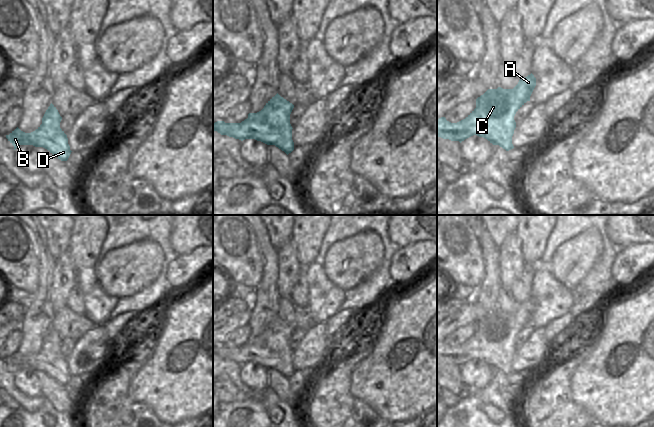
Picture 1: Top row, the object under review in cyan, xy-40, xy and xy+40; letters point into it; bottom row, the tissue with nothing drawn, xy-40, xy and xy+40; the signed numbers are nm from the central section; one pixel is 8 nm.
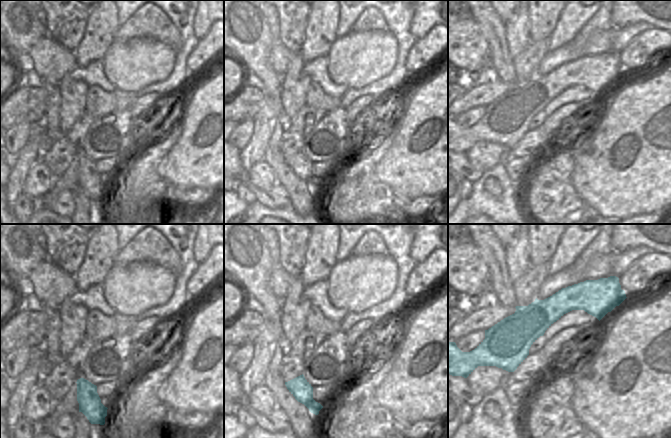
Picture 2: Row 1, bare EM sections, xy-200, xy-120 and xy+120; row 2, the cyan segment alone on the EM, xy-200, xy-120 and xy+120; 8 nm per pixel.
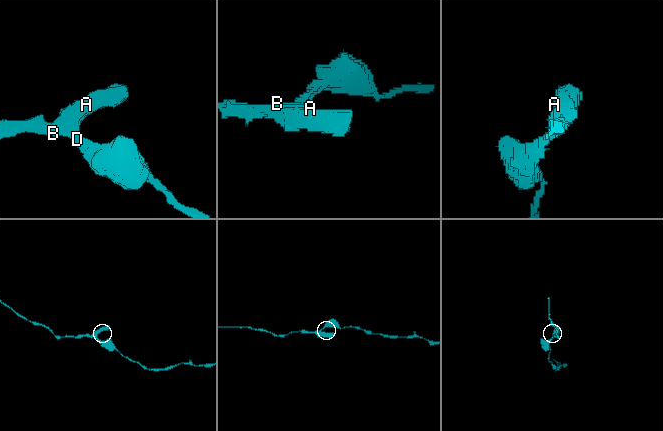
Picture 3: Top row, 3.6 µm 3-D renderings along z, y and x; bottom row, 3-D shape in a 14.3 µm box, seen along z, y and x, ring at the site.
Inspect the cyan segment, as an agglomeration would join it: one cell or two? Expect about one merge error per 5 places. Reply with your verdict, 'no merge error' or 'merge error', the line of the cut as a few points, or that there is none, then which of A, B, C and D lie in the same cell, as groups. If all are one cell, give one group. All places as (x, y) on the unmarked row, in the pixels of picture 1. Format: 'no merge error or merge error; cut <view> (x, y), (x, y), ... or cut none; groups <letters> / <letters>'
no merge error; cut none; groups A B C D

